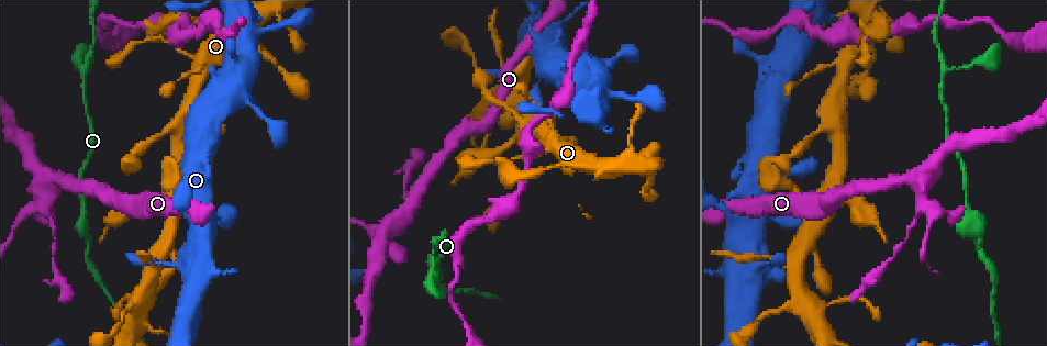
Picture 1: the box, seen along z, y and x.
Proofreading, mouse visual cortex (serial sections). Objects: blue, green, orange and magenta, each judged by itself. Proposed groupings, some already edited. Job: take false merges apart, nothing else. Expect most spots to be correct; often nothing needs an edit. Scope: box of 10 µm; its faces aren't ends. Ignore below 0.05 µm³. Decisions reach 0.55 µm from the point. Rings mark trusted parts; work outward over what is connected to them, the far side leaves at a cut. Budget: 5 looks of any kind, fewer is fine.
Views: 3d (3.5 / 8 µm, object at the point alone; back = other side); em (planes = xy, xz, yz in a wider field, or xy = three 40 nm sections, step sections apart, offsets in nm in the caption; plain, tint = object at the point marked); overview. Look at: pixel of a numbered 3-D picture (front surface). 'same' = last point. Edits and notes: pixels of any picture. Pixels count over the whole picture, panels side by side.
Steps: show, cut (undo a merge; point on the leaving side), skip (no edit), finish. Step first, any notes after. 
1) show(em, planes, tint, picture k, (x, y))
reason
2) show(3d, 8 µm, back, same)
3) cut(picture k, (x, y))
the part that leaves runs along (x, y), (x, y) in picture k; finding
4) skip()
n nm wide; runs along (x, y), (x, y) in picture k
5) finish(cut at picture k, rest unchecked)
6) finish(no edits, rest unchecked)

show(3d, 3.5 µm, picture 1, (84, 72))
arms part here

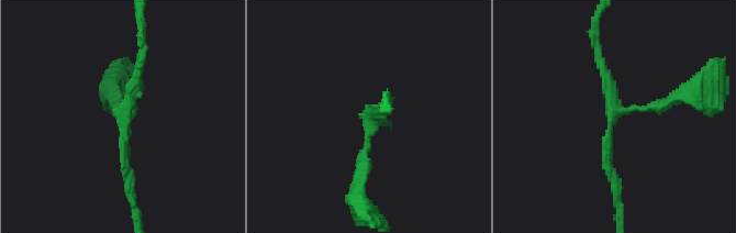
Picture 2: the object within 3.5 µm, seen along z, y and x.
show(em, planes, tint, picture 2, (126, 115))
now the EM

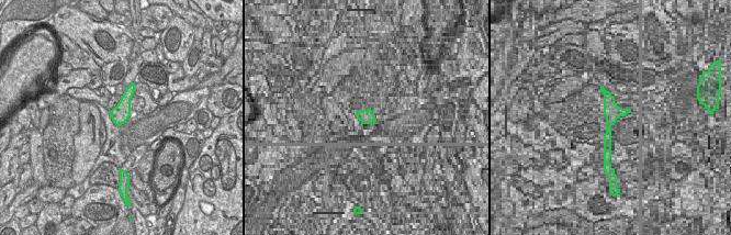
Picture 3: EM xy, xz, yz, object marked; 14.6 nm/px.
show(em, xy, step 3, tint, same)

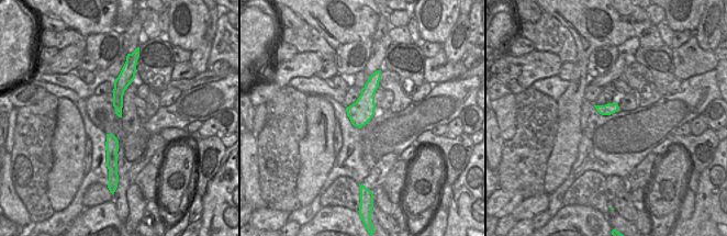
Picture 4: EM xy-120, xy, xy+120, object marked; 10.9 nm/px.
skip()
3 arms; runs along (127, 70), (119, 89), (119, 112) in picture 4; all the same cell

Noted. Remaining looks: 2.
show(3d, 3.5 µm, picture 1, (948, 213))
thin neck

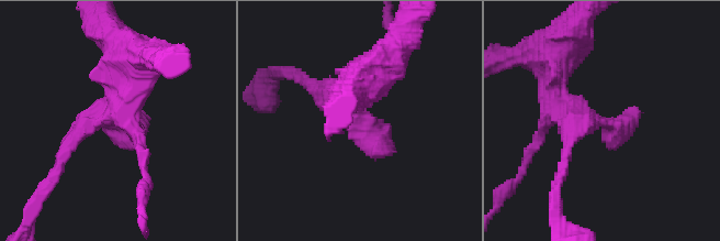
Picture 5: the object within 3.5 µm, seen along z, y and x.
show(em, xy, step 3, tint, picture 5, (605, 123))
shape alone is not enough

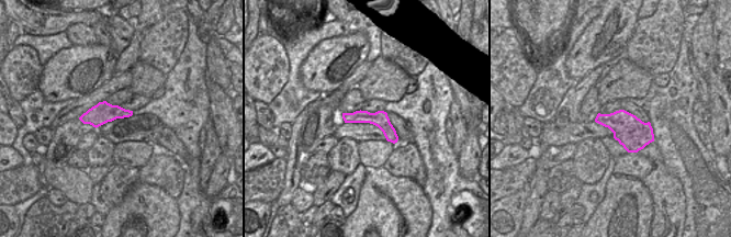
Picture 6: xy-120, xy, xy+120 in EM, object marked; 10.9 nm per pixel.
skip()
runs along (345, 115), (377, 119), (394, 139) in picture 6; continuous, no second cell

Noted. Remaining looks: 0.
finish(no edits, rest unchecked)

